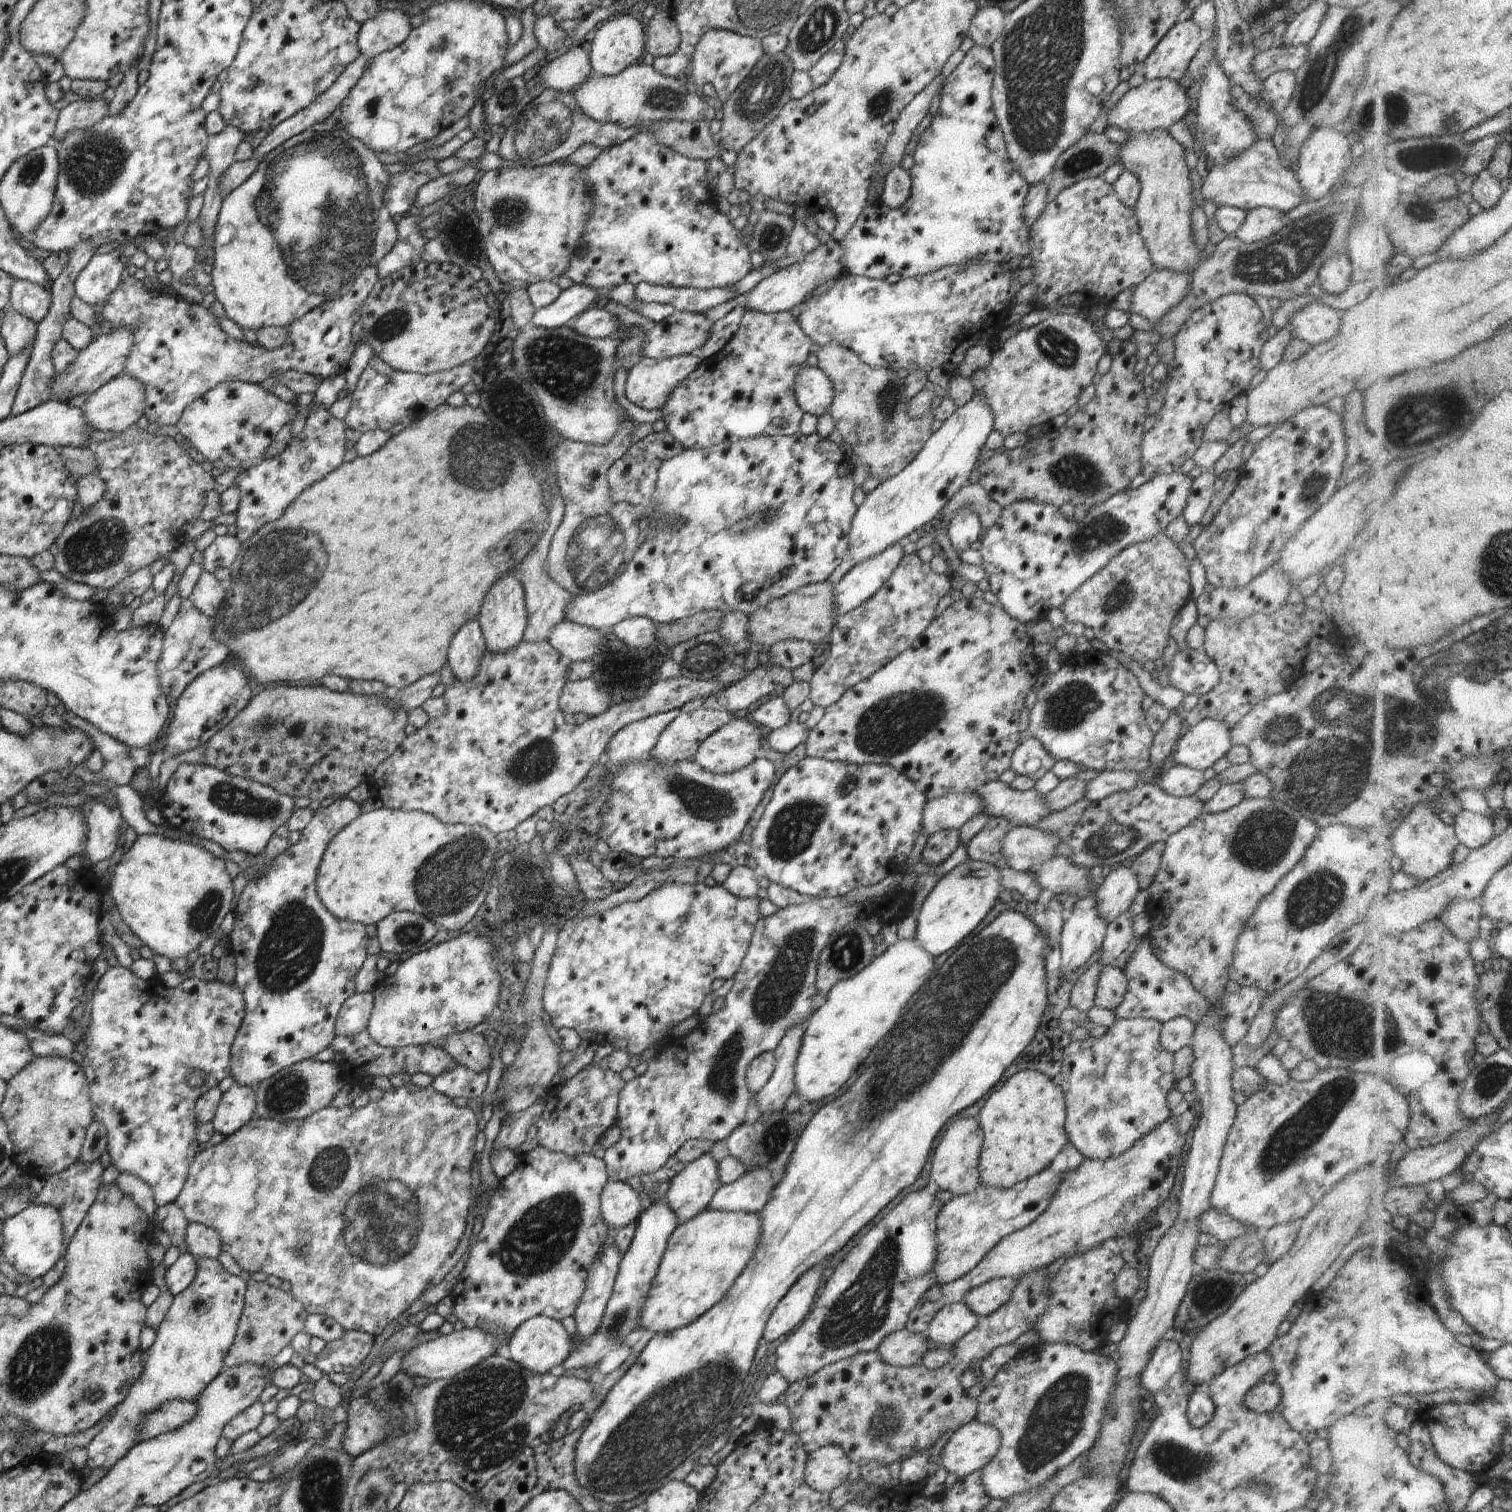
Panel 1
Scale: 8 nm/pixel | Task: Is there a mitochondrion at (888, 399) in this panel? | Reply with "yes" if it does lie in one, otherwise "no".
yes

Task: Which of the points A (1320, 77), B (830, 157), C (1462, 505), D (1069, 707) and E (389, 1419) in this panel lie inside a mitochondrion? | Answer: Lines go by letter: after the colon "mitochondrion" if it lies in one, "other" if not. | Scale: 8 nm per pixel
A: mitochondrion
B: other
C: other
D: mitochondrion
E: other

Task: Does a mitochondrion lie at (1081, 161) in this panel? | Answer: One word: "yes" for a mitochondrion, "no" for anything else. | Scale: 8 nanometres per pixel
yes

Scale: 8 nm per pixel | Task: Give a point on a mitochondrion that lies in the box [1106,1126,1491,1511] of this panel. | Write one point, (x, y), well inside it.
(1185, 1465)

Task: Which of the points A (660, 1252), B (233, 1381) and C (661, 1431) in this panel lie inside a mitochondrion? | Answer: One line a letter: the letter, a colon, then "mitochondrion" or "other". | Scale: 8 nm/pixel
A: other
B: other
C: mitochondrion

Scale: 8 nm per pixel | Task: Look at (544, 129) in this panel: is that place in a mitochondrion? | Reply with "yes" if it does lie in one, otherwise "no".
yes

